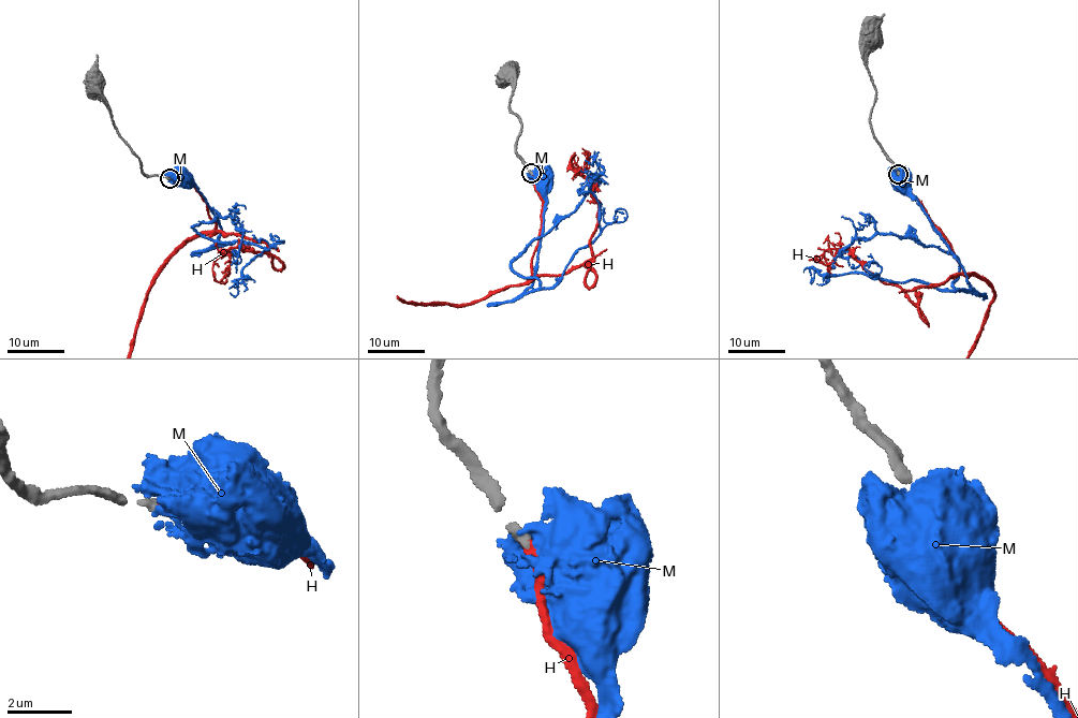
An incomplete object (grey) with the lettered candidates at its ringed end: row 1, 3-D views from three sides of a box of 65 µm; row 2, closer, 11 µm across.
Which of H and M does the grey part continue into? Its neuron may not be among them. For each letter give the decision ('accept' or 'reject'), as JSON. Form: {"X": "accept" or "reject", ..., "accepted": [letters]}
{"H": "accept", "M": "reject", "accepted": ["H"]}

